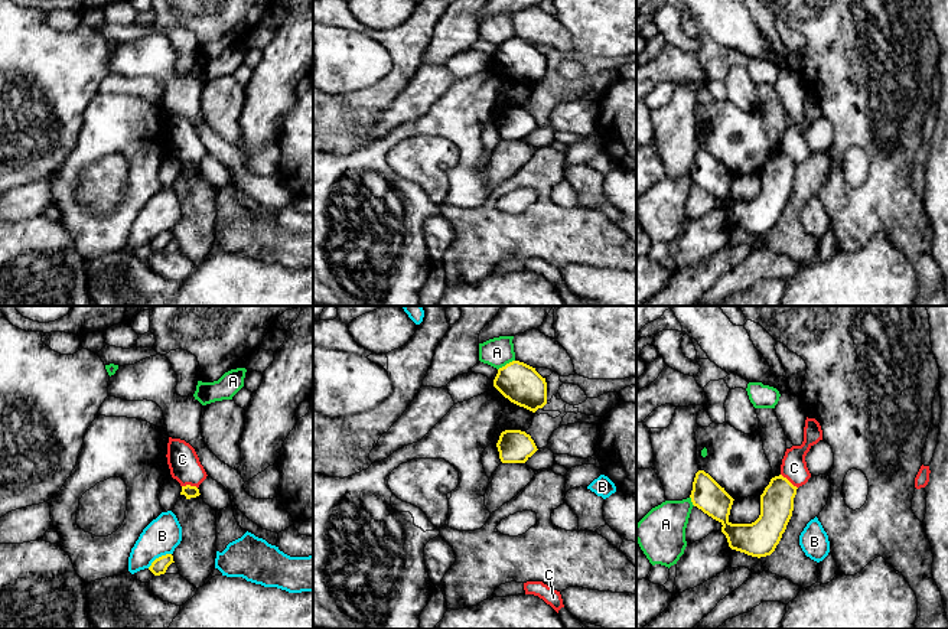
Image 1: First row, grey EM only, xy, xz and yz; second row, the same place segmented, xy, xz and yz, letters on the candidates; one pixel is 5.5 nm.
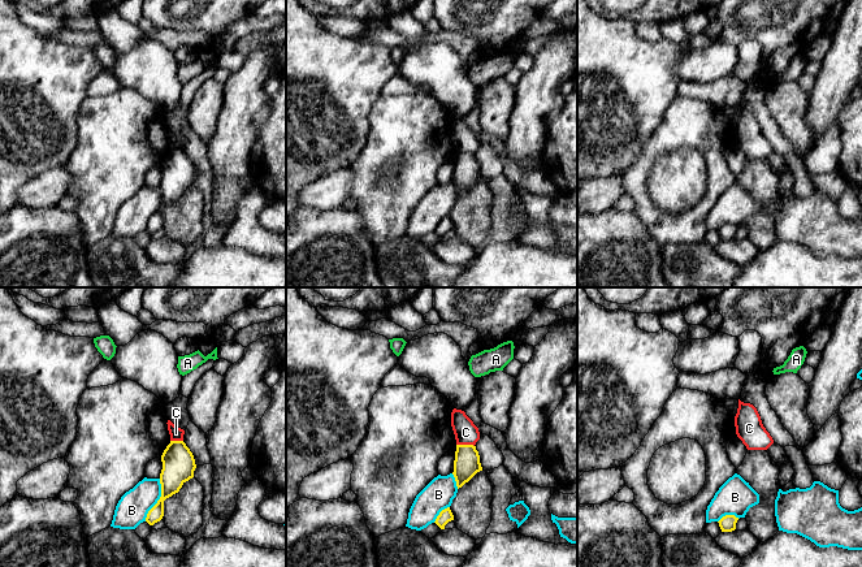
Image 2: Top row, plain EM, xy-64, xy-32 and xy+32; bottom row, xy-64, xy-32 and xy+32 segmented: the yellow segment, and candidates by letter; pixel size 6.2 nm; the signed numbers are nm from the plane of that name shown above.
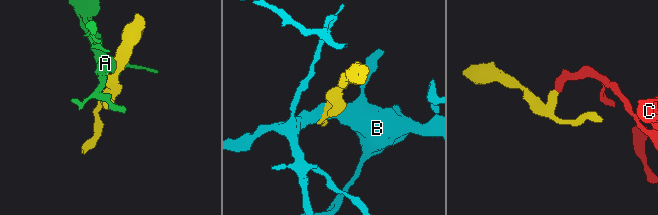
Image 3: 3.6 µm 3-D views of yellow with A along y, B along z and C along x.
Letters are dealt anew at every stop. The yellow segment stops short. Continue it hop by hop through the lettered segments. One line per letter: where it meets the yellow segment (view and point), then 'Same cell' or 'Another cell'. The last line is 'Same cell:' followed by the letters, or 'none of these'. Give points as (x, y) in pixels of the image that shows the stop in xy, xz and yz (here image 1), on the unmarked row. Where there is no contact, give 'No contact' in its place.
A: Touches yellow at xz (507, 41). Another cell
B: Touches yellow at xy (159, 234). Another cell
C: Touches yellow at yz (788, 157). Another cell
Same cell: none of these

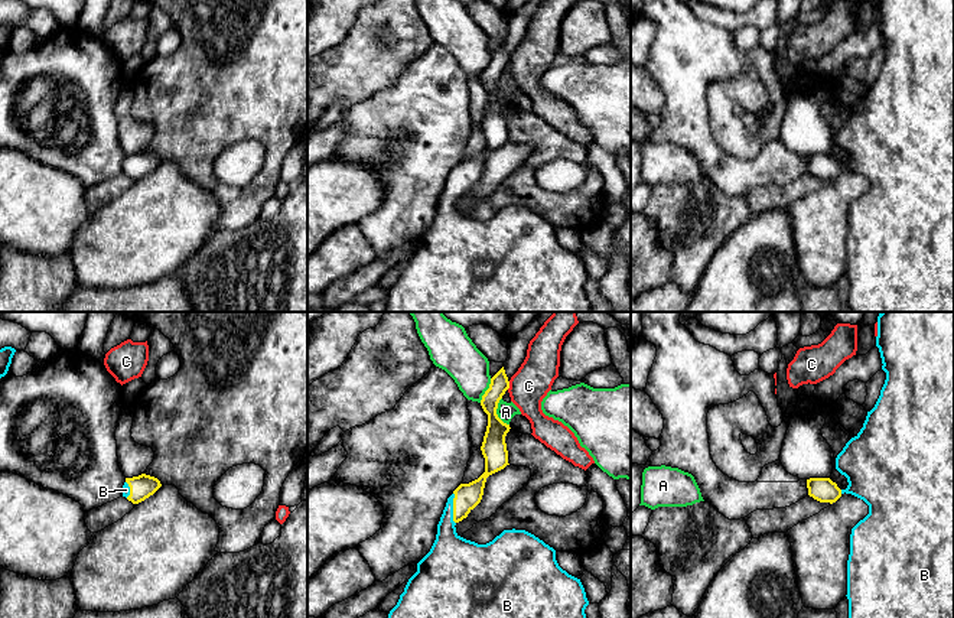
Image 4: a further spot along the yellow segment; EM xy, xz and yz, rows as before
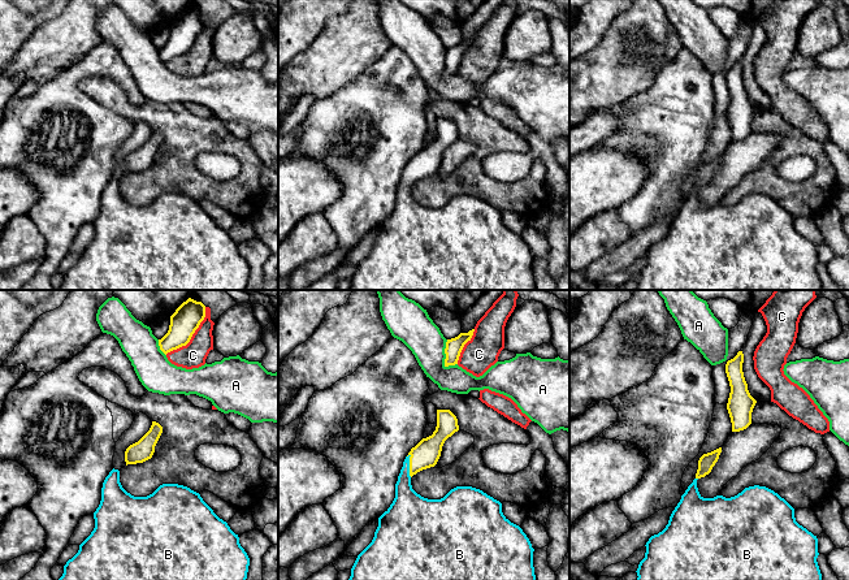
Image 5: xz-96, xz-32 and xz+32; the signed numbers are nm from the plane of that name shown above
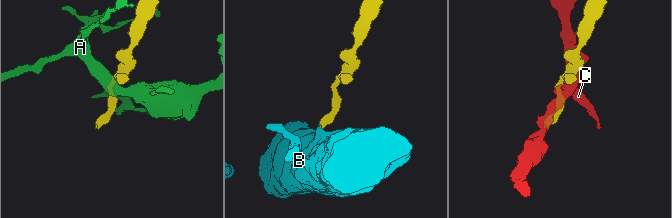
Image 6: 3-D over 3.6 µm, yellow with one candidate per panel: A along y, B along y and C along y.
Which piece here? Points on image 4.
A: Touches yellow at xz (495, 88). Another cell
B: Touches yellow at xz (453, 185). Same cell
C: Touches yellow at xz (508, 62). Another cell
Same cell: B

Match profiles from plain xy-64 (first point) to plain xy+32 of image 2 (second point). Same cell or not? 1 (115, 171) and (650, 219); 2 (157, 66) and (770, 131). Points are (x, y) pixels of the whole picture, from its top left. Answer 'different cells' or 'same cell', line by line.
1: same cell
2: same cell

